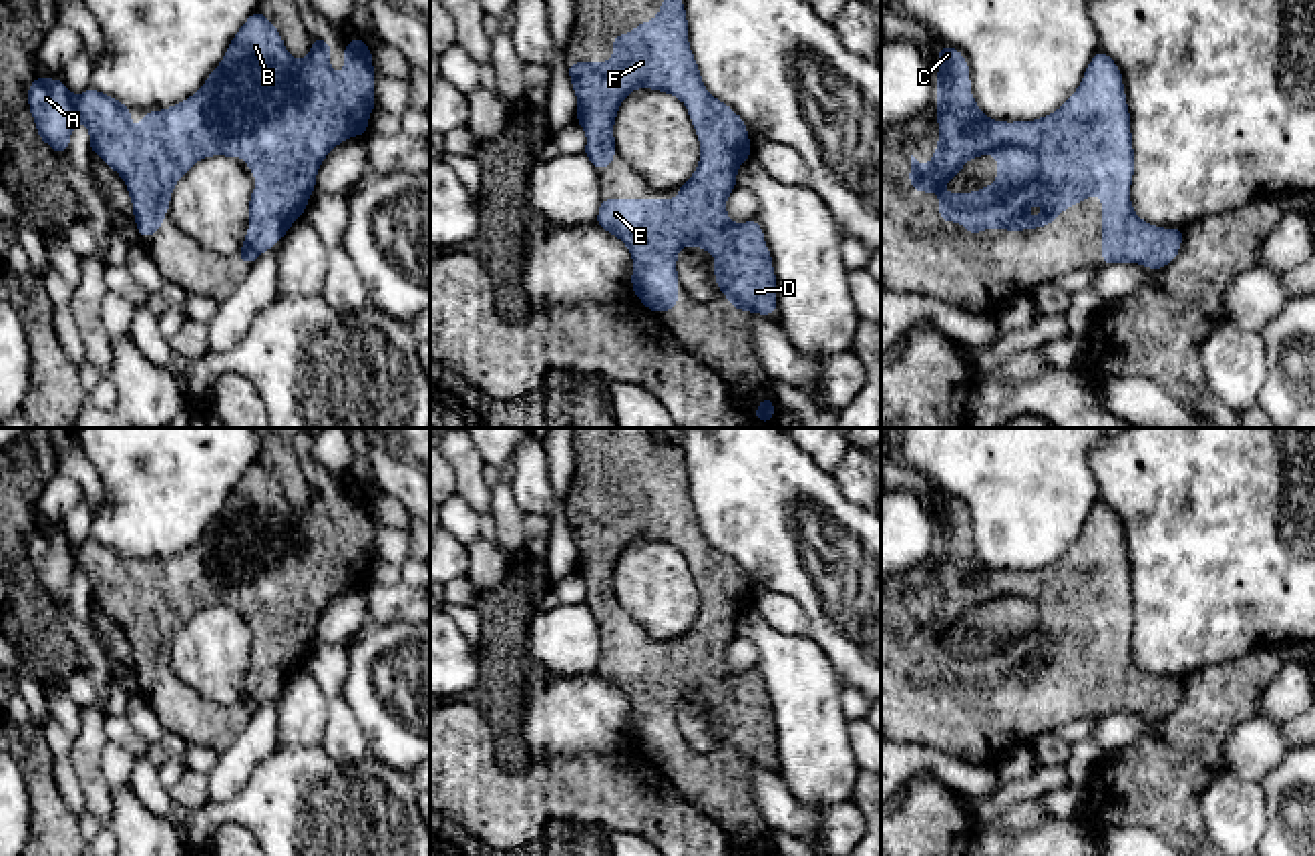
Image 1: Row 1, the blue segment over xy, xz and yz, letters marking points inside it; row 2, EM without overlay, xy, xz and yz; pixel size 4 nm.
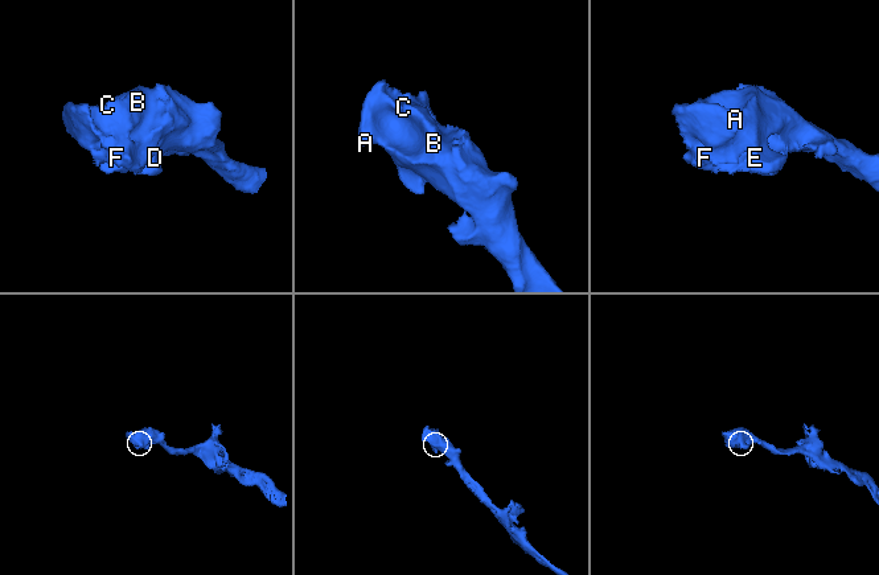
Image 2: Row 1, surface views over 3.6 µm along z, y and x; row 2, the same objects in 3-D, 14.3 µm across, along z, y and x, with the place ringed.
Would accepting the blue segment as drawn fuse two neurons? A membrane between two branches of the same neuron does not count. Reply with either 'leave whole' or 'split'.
leave whole

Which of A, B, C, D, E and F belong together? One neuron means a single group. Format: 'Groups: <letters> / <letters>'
Groups: A B C D E F

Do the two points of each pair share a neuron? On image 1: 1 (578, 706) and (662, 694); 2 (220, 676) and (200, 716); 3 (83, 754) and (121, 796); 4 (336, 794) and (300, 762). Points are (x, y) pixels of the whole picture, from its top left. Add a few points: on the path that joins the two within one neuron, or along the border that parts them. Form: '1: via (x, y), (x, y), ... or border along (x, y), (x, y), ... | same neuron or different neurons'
1: border along (594, 674), (626, 696), (636, 744) | different neurons
2: border along (171, 668), (204, 698), (234, 708) | different neurons
3: border along (113, 790), (107, 822) | different neurons
4: via (328, 790), (308, 770) | same neuron

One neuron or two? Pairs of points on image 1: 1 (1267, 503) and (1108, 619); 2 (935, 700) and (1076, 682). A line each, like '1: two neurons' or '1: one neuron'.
1: two neurons
2: one neuron

